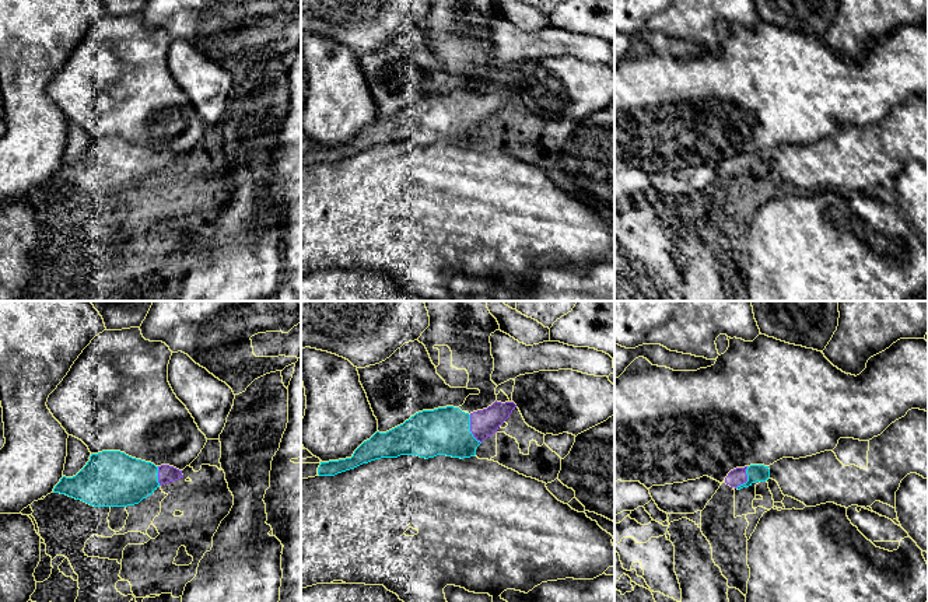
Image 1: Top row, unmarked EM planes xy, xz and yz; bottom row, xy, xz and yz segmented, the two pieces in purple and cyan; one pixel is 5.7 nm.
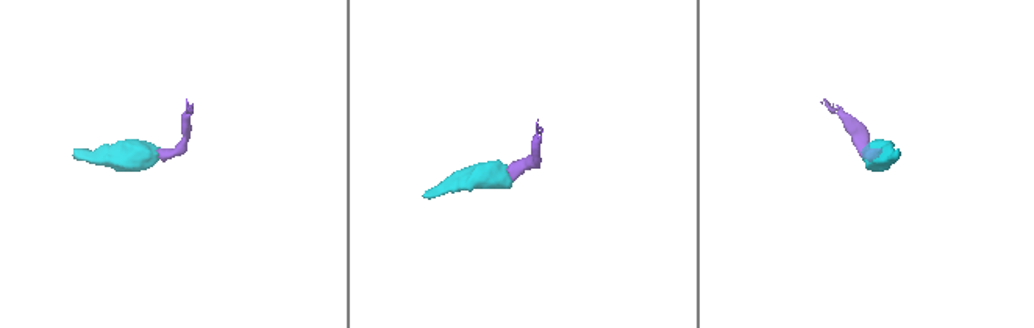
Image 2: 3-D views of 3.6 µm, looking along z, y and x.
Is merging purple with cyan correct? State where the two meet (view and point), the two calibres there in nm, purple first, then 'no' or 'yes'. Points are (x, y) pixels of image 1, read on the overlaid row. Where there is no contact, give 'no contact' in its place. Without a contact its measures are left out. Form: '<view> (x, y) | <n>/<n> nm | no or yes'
xz (470, 429) | 160/280 nm | yes

